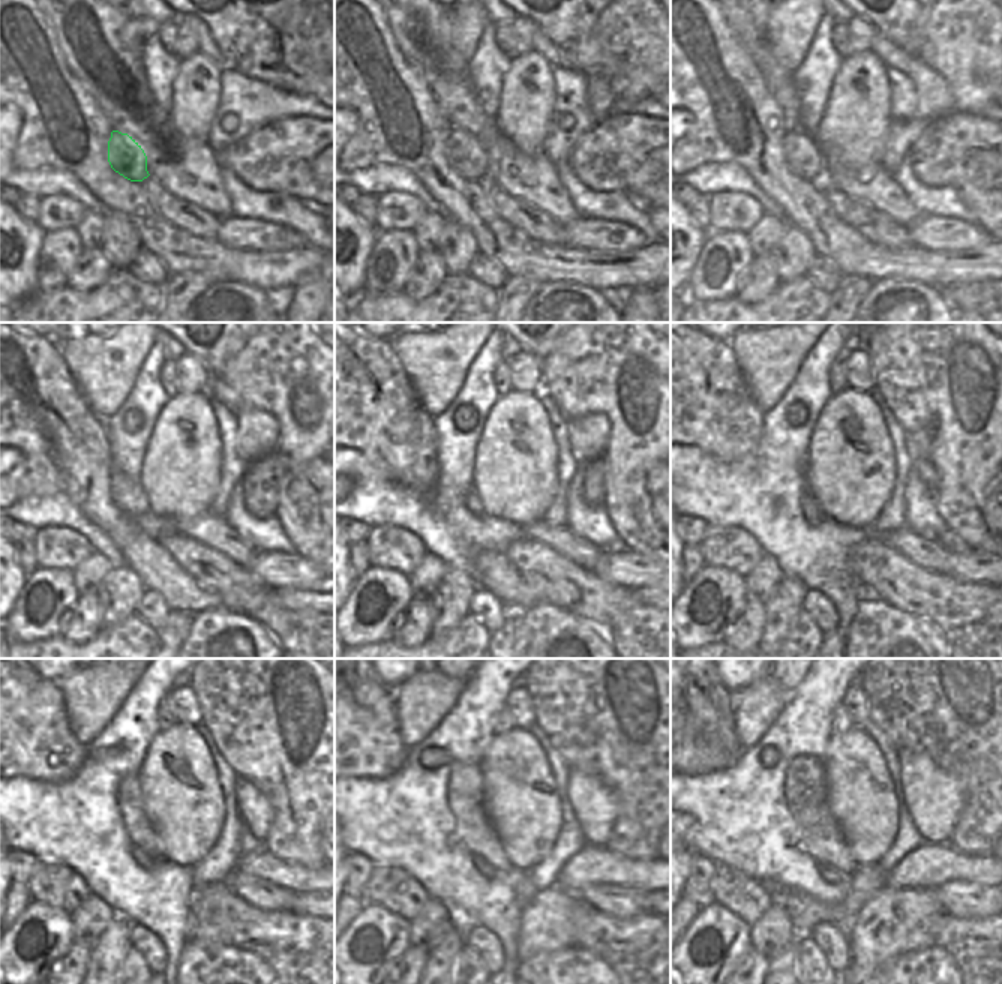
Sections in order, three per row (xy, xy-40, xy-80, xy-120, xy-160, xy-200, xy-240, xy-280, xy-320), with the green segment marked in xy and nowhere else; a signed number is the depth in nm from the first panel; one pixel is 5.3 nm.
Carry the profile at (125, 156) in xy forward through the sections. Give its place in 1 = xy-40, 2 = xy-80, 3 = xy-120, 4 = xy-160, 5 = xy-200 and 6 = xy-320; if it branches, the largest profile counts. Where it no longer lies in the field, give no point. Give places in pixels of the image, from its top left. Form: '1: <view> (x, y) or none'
1: xy-40 (465, 153)
2: xy-80 (803, 156)
3: xy-120 (126, 492)
4: xy-160 (473, 503)
5: xy-200 (813, 515)
6: xy-320 (828, 872)

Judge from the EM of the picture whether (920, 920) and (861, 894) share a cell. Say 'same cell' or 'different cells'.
different cells

